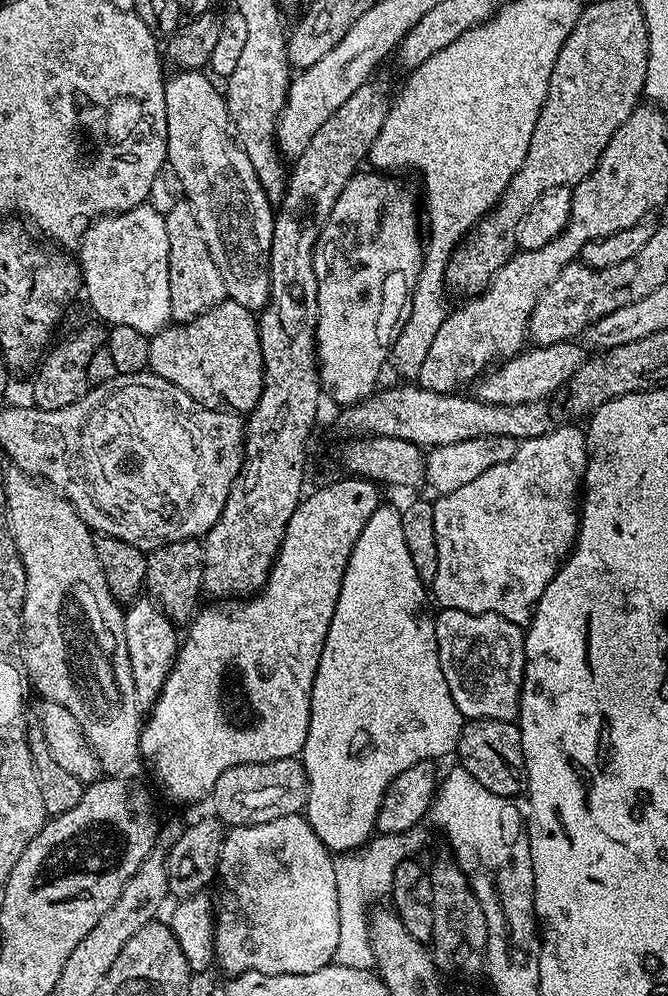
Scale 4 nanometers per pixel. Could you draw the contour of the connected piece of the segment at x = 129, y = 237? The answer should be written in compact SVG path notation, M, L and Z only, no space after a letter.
M151 203L139 204L125 212L117 212L93 220L79 242L78 263L82 273L82 292L88 295L88 304L97 312L105 325L130 326L143 336L151 338L155 332L168 327L172 320L170 306L170 237L166 235L166 222L161 209L151 208Z

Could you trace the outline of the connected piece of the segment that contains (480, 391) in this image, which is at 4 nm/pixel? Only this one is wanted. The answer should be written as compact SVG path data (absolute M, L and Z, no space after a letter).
M572 340L521 350L515 356L509 356L507 360L497 363L475 381L475 399L490 404L521 404L535 400L548 400L551 392L556 392L559 388L561 391L567 385L568 379L583 366L586 359L584 351L586 348L583 343Z

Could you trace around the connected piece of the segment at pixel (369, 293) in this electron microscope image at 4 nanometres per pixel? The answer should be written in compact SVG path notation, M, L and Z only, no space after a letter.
M361 170L353 176L350 182L338 194L338 202L334 202L334 210L330 210L330 218L322 230L322 234L316 243L314 258L314 274L318 280L318 318L316 319L316 363L320 369L321 385L340 403L340 406L359 404L361 400L367 400L377 391L376 379L380 376L384 364L389 363L392 341L398 331L398 325L406 312L406 305L410 300L410 289L413 287L417 274L420 272L422 259L422 224L416 221L418 216L418 196L411 192L402 181L396 180L395 175L381 174L376 170Z

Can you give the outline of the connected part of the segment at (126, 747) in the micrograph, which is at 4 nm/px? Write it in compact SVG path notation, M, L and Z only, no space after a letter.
M9 467L9 472L4 476L4 504L3 511L8 514L8 529L16 543L18 554L22 558L22 566L26 574L26 590L24 591L24 615L22 617L22 664L26 669L26 676L32 679L32 684L41 692L44 700L58 702L58 706L66 706L70 714L74 714L81 734L94 750L101 769L108 774L120 774L123 768L128 768L132 763L137 763L140 754L140 729L142 727L142 712L136 703L134 694L134 678L130 674L130 654L126 654L126 634L124 633L125 609L120 602L110 594L106 586L106 574L102 574L102 566L98 566L98 554L94 550L94 533L92 529L82 522L82 518L74 510L70 501L65 500L59 492L53 490L47 483L33 478L19 468Z

